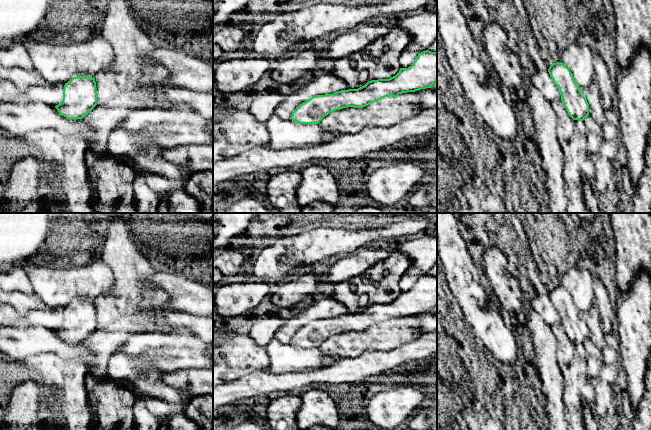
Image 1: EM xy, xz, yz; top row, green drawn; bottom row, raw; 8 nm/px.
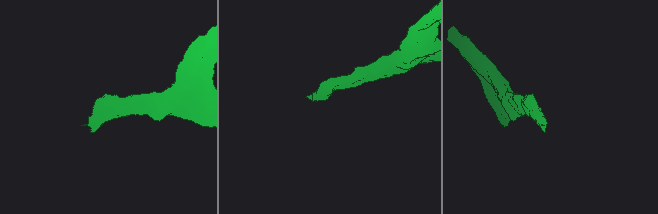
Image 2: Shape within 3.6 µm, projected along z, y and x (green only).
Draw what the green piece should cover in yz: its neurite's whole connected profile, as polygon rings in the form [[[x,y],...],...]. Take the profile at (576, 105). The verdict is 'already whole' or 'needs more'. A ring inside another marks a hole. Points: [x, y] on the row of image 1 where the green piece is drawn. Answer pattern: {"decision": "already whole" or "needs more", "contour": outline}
{"decision": "already whole", "contour": [[[562,62],[553,63],[548,72],[560,91],[561,101],[573,120],[583,121],[589,115],[589,104],[575,83],[571,71]]]}

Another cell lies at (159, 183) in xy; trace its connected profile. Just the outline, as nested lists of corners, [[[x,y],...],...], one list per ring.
[[[118,151],[115,154],[115,159],[123,164],[130,165],[136,172],[136,175],[143,175],[146,178],[147,185],[159,195],[172,193],[177,189],[184,188],[186,185],[186,182],[182,179],[168,179],[166,176],[156,173],[151,169],[143,169],[131,154]]]

